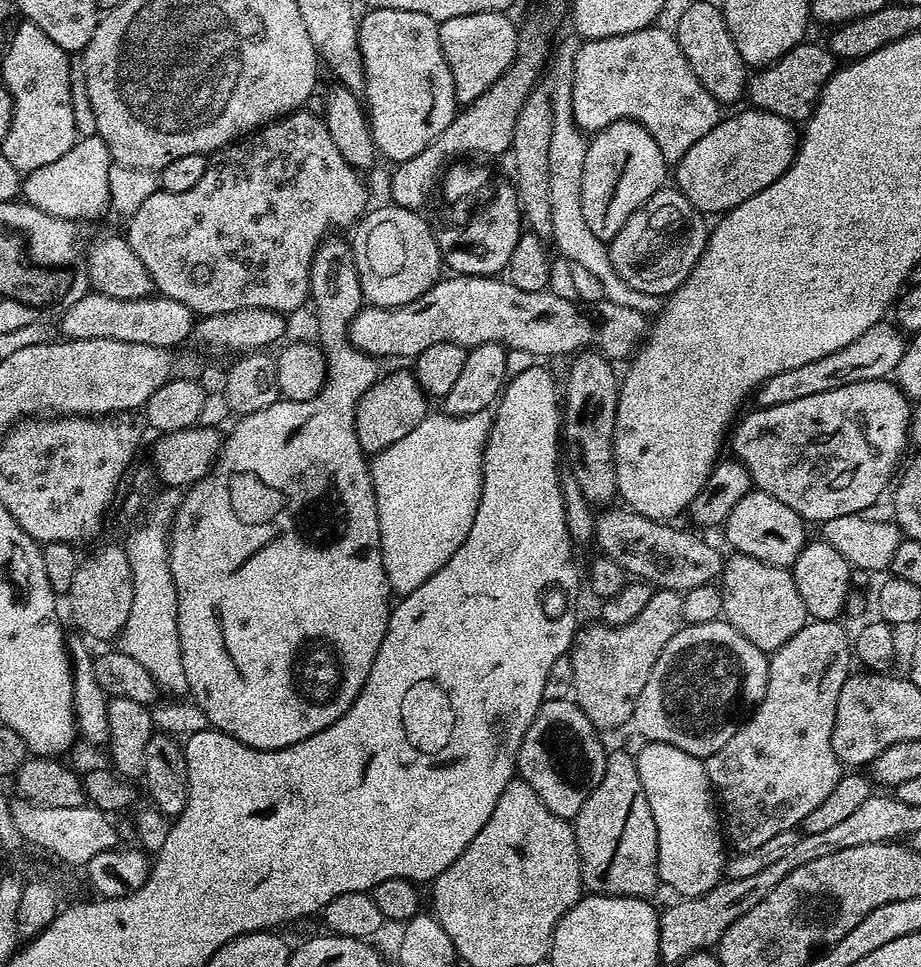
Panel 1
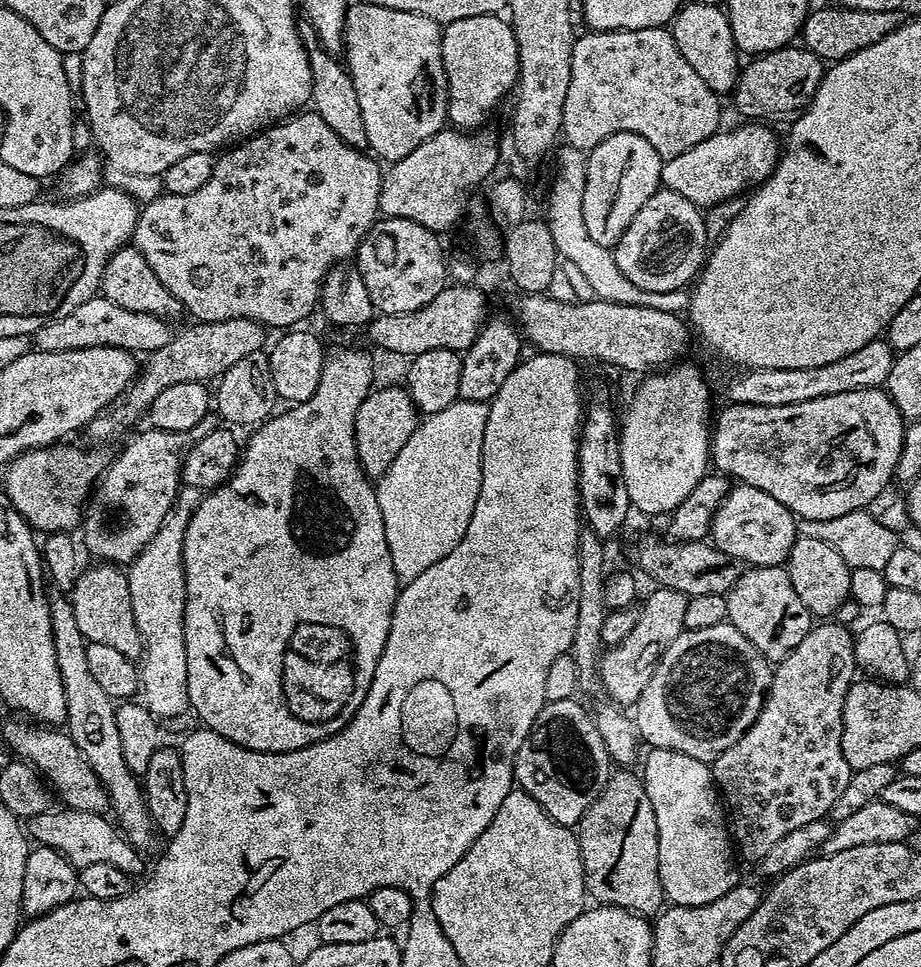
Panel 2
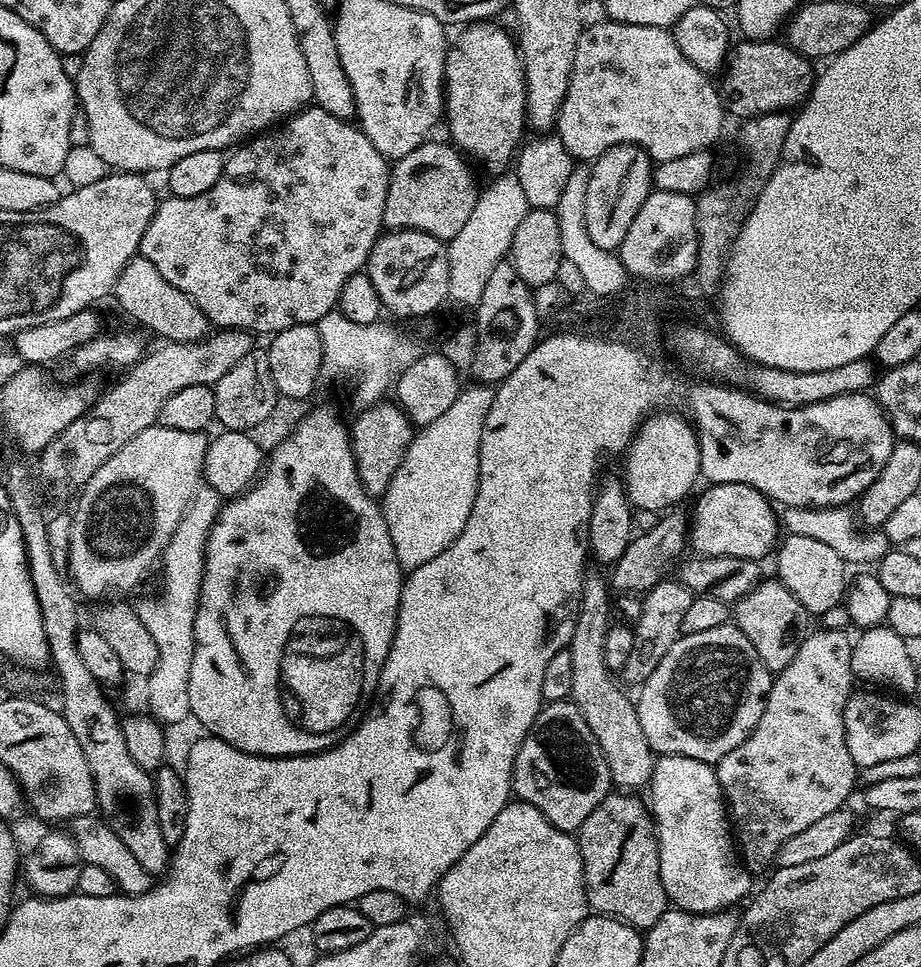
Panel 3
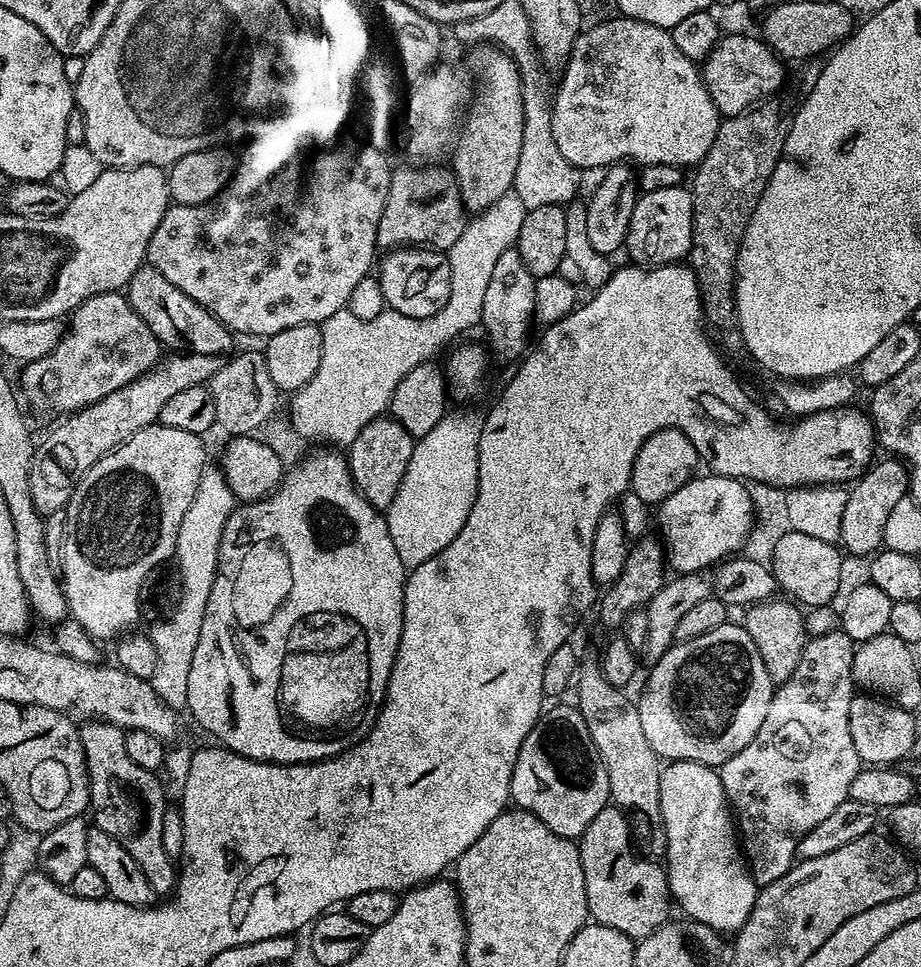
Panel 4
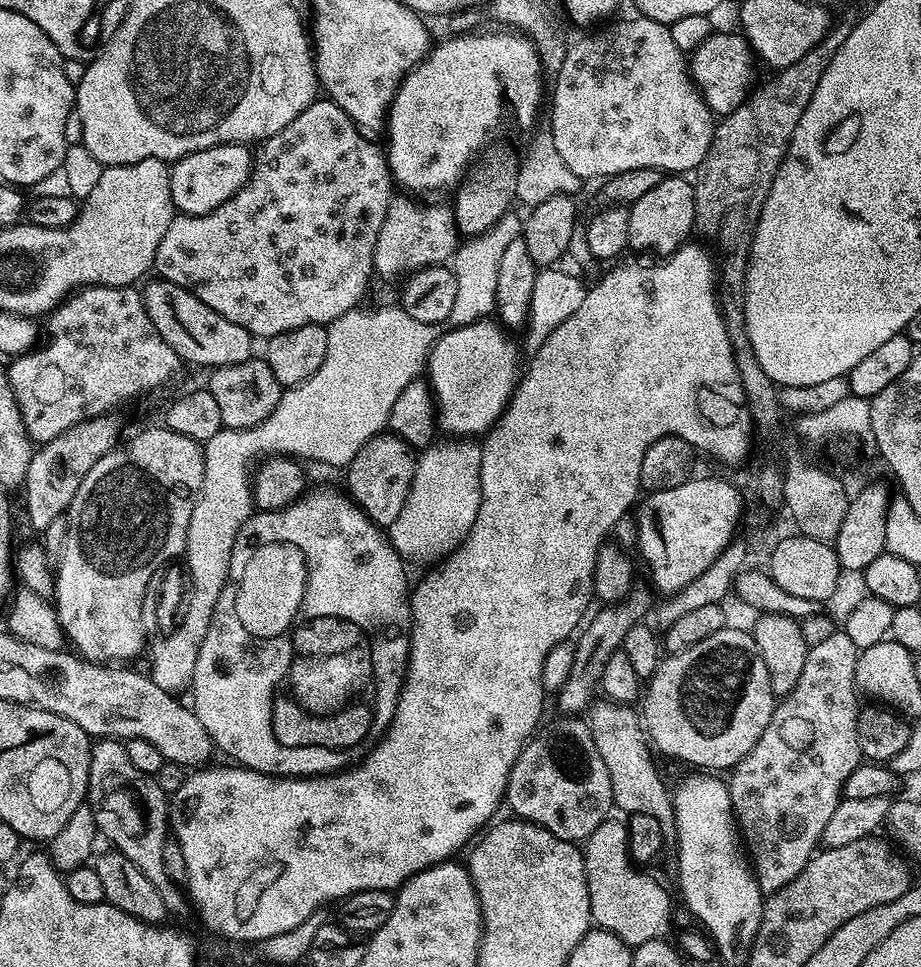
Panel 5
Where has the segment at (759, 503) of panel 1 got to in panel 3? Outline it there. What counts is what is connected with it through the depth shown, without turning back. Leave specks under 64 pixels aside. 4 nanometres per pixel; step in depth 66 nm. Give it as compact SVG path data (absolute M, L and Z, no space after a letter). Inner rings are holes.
M714 484L705 487L705 492L696 500L696 509L690 512L690 544L701 556L733 556L734 558L763 561L763 556L773 551L778 544L778 516L772 513L773 501L769 500L754 486L741 484Z

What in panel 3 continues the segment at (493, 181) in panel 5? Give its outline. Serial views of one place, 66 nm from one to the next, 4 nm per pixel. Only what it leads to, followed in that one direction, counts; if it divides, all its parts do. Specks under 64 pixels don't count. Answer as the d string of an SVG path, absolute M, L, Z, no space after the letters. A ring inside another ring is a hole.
M473 22L459 29L460 37L451 41L444 60L444 112L451 143L477 165L484 164L490 174L505 171L513 163L526 133L526 90L524 63L520 60L517 41L496 22Z

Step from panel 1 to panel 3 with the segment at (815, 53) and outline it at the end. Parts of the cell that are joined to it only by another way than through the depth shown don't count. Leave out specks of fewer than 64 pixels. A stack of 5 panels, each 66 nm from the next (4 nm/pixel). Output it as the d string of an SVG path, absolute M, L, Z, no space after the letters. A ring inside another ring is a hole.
M769 38L766 40L741 39L740 45L731 49L730 55L726 61L726 67L718 80L718 91L720 101L724 103L725 113L732 112L739 118L750 116L760 116L763 112L788 112L797 106L803 105L804 101L812 95L812 86L814 83L814 71L810 65L809 57L800 55L795 48L789 48L787 43L779 39Z

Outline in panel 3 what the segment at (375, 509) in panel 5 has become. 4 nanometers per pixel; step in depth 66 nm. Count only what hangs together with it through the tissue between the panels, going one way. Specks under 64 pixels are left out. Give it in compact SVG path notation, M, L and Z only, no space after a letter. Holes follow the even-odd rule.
M395 402L369 404L361 412L364 413L350 424L352 453L356 459L356 469L362 486L372 496L380 498L390 486L394 470L402 466L402 458L414 435L414 426L408 420L408 415Z

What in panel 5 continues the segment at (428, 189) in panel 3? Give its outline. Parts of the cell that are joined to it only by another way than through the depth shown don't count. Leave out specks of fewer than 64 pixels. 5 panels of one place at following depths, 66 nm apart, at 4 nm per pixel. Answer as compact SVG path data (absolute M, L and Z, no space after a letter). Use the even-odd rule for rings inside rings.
M408 194L392 197L382 230L378 230L378 242L374 242L372 266L379 279L381 276L384 280L399 281L419 268L447 265L456 255L462 237L456 229L456 215L451 207L447 203L419 204L416 200L419 199Z

